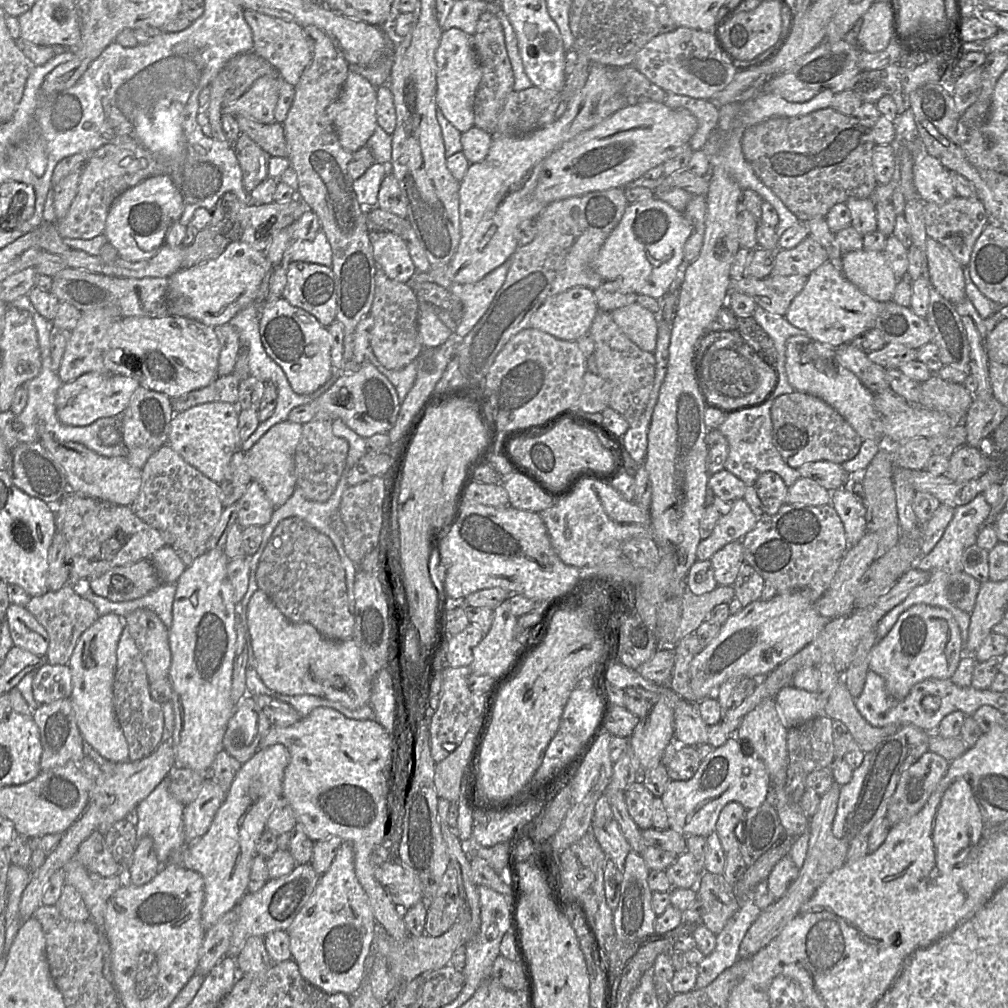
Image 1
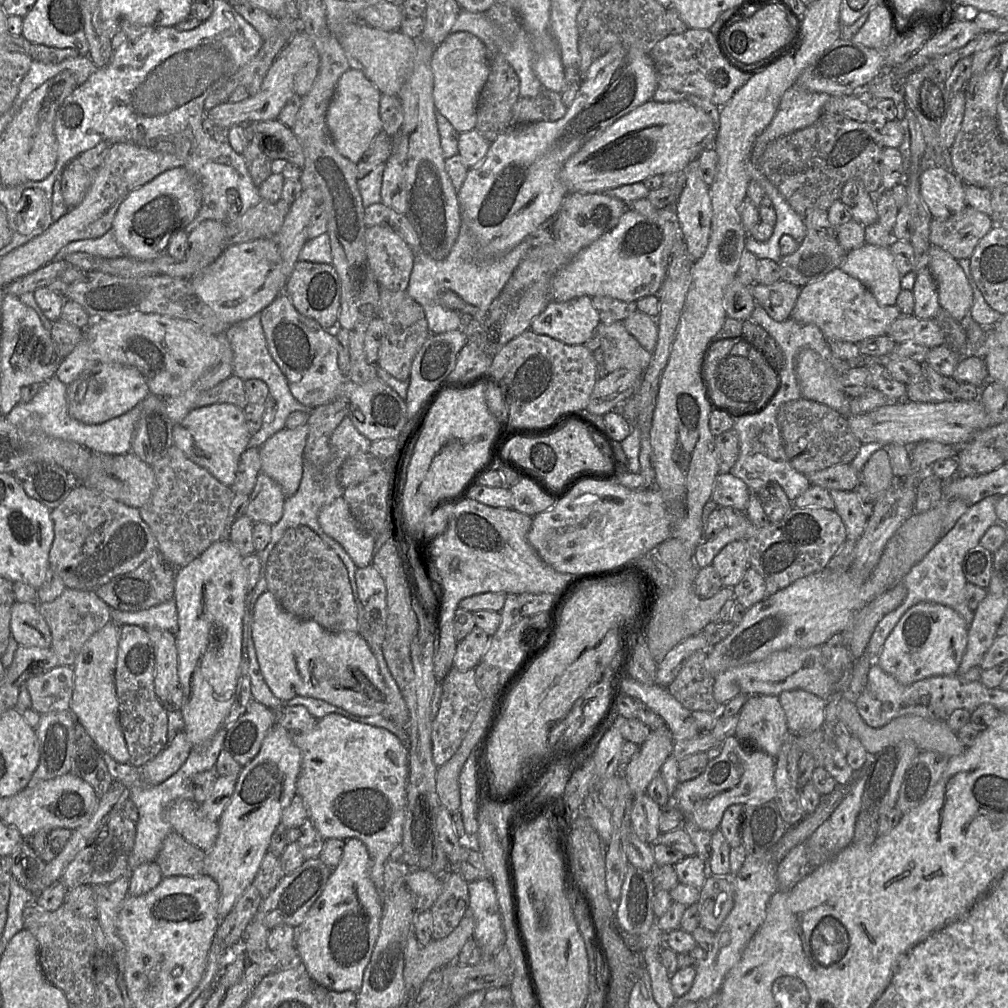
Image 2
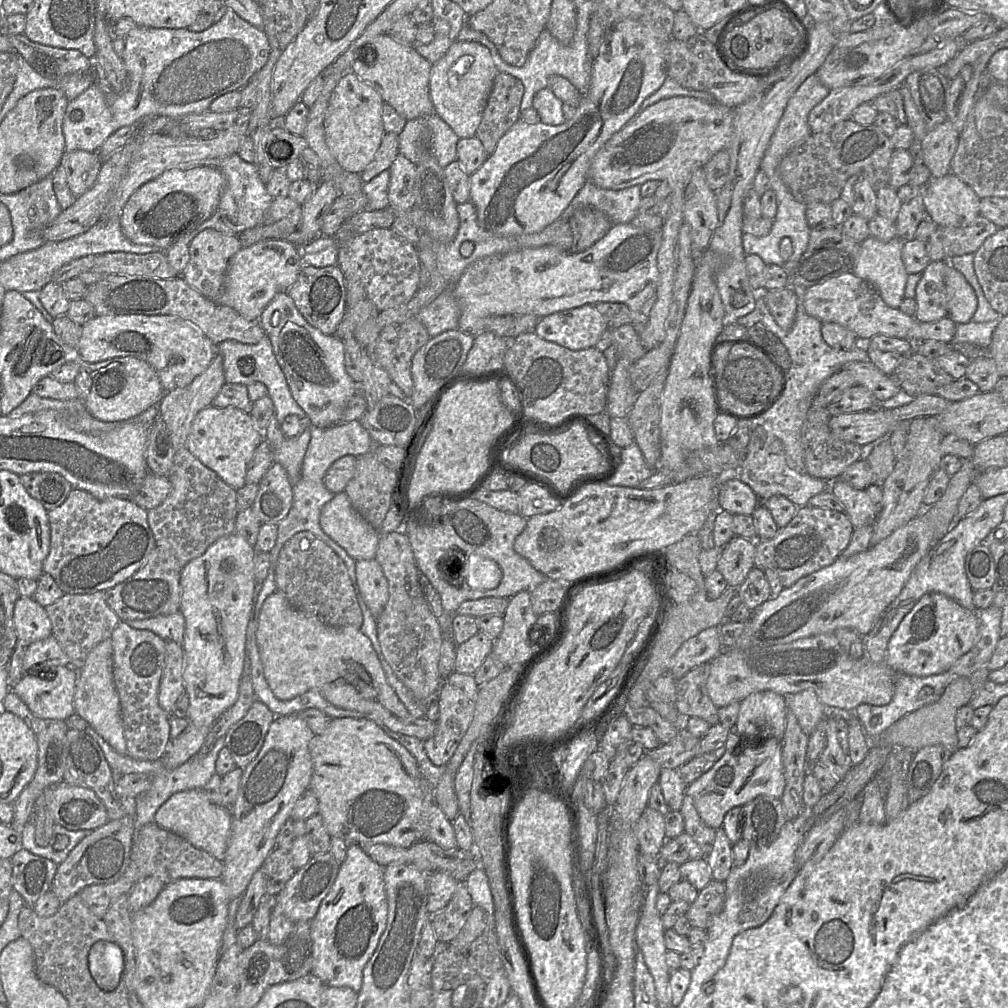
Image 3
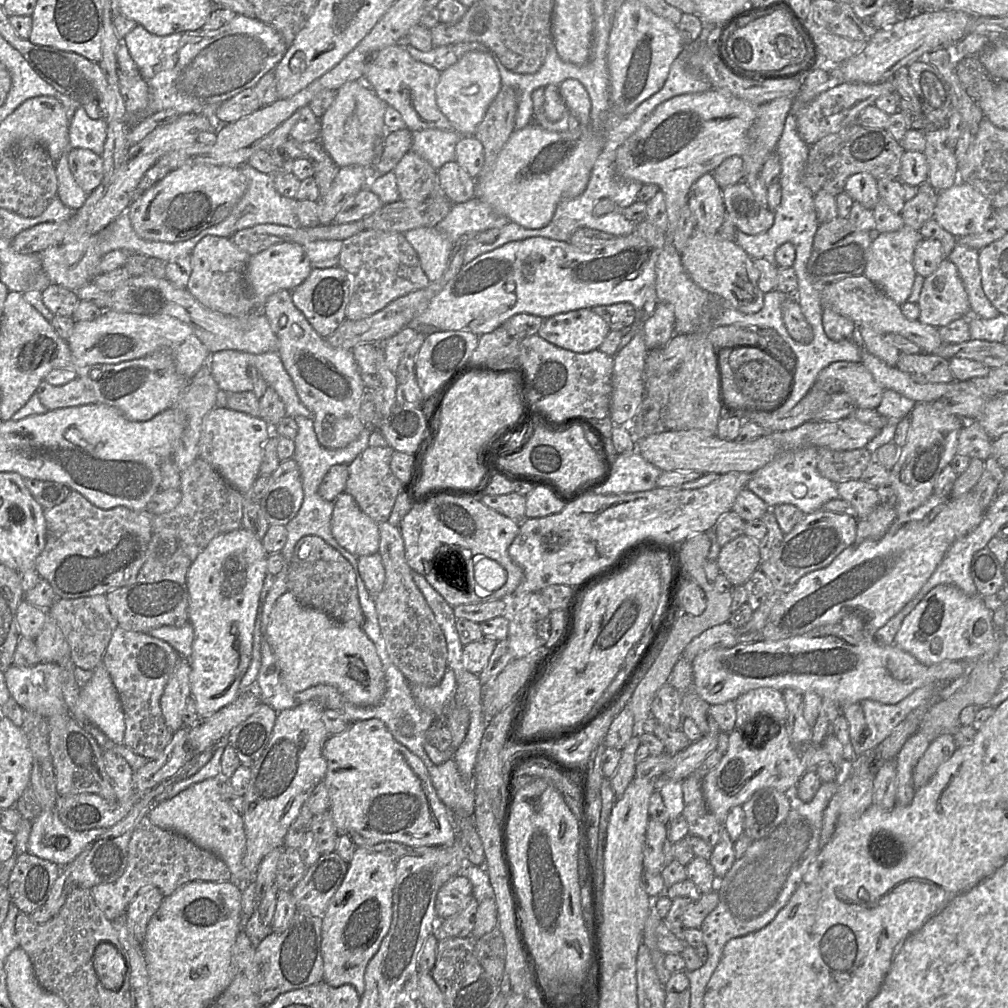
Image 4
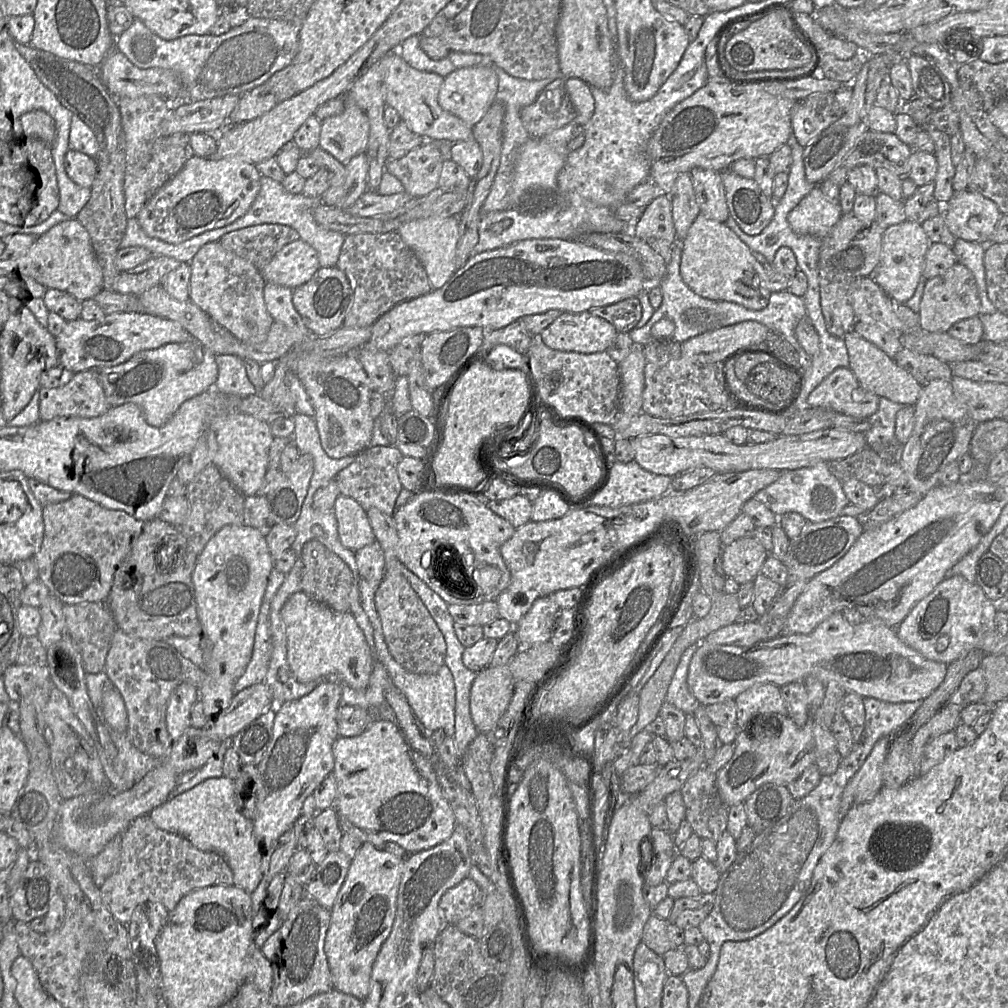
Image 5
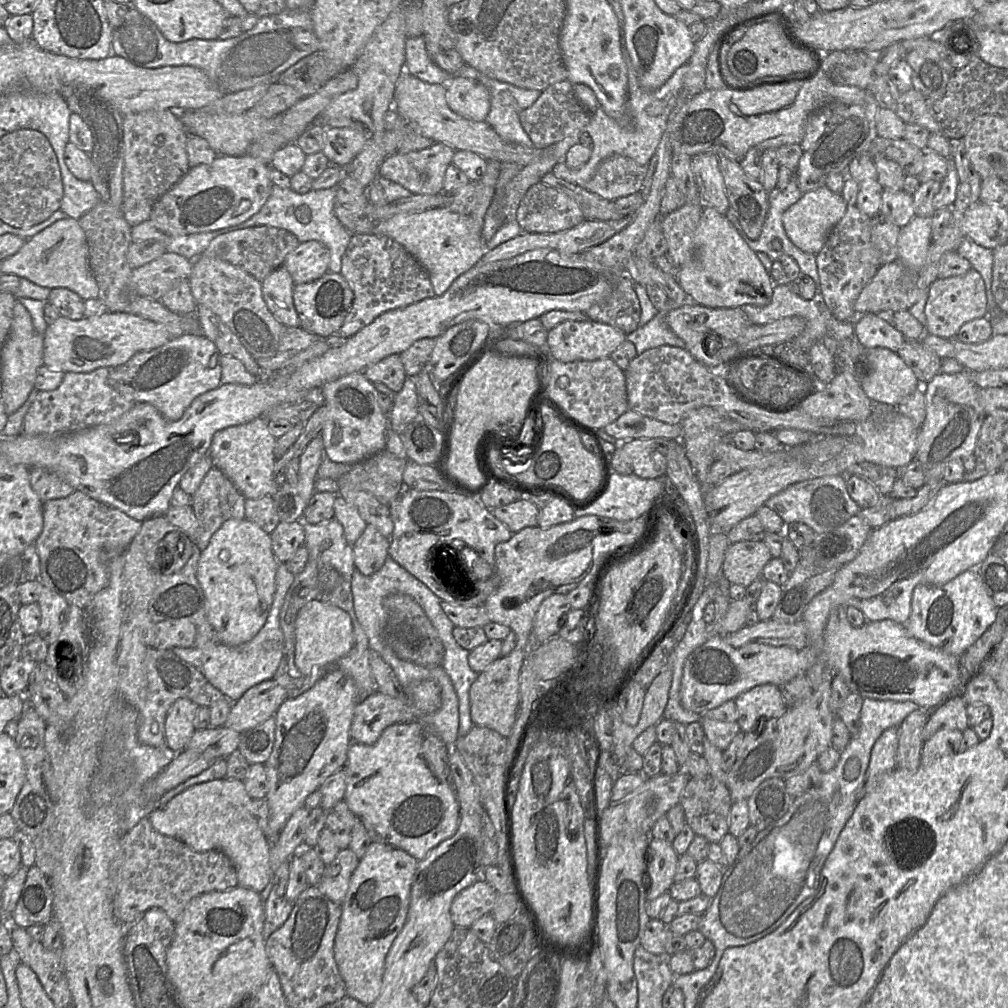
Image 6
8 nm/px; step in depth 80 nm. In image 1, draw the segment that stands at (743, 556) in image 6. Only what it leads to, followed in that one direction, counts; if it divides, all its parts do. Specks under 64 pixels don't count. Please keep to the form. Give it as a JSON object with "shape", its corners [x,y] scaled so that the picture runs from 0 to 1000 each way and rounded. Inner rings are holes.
{"shape":[[[735,537],[720,540],[704,554],[708,573],[712,581],[726,581],[738,559]]]}

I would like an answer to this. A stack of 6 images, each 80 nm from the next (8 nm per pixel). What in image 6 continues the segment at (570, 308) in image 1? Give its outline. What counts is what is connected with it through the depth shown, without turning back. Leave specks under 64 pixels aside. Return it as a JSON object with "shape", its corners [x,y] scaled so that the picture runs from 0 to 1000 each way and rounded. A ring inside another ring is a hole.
{"shape":[[[560,318],[544,328],[543,342],[547,354],[564,360],[573,357],[588,358],[605,352],[622,336],[622,332],[606,322],[588,318]]]}

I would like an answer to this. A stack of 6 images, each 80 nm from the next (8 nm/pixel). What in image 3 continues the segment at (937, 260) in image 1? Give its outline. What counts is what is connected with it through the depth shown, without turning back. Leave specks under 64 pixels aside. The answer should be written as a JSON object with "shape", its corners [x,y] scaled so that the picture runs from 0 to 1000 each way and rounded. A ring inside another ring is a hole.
{"shape":[[[939,257],[937,269],[940,313],[948,321],[959,320],[969,307],[969,295],[956,273]]]}

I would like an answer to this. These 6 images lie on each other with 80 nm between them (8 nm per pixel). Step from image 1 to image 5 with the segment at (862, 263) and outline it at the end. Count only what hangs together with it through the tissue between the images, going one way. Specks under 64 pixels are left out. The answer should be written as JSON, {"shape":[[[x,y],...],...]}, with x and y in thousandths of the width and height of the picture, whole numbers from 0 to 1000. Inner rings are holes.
{"shape":[[[899,218],[878,227],[873,259],[863,275],[888,301],[897,302],[906,295],[916,275],[918,253],[923,242],[915,223],[910,220]]]}

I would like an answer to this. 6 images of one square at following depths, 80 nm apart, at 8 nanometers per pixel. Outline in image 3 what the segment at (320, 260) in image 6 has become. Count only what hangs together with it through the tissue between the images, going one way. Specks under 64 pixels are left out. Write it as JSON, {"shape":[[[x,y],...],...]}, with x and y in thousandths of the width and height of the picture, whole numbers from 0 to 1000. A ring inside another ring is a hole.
{"shape":[[[265,237],[240,245],[226,261],[222,288],[213,300],[231,306],[245,317],[256,317],[273,293],[293,281],[302,263],[300,254],[299,245],[282,237]]]}

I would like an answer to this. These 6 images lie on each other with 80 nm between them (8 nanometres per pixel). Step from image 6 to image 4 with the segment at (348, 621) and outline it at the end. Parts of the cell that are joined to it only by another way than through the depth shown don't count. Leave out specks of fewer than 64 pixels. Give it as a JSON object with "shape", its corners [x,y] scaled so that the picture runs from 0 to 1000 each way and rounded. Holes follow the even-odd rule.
{"shape":[[[288,586],[279,590],[272,600],[265,635],[275,653],[280,677],[289,687],[325,679],[355,700],[373,699],[382,688],[377,653],[359,622],[332,616],[321,607],[301,600]]]}

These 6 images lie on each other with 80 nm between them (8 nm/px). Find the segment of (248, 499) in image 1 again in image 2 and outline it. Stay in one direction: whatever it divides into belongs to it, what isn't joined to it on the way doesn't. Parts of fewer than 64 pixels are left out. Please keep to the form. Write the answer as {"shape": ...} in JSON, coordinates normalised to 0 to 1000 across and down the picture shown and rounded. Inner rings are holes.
{"shape":[[[262,469],[257,470],[254,481],[247,491],[243,511],[253,519],[272,521],[281,512],[284,493],[279,483]]]}

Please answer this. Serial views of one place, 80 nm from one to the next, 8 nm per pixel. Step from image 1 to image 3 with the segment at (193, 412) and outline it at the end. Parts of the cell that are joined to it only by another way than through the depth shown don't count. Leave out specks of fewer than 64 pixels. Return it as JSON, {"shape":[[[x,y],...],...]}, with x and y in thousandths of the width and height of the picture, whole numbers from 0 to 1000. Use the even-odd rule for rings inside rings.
{"shape":[[[207,403],[192,415],[185,444],[233,486],[244,481],[245,462],[256,441],[263,437],[248,411],[233,404]]]}

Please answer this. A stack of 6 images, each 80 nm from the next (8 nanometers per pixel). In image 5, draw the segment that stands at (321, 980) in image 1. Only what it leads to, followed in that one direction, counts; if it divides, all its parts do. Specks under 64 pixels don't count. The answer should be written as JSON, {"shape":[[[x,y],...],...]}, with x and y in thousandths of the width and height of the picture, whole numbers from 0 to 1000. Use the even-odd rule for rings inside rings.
{"shape":[[[360,836],[350,850],[342,874],[327,902],[321,943],[331,981],[359,994],[366,986],[372,951],[387,928],[392,913],[401,852],[377,843],[369,836]]]}

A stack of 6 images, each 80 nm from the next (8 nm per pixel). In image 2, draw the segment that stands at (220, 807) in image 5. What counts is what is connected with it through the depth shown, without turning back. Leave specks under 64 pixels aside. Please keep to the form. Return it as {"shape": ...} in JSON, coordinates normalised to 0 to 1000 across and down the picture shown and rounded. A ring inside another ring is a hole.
{"shape":[[[175,794],[163,806],[163,812],[172,824],[195,841],[206,844],[215,832],[216,815],[199,812],[197,799],[192,794]]]}

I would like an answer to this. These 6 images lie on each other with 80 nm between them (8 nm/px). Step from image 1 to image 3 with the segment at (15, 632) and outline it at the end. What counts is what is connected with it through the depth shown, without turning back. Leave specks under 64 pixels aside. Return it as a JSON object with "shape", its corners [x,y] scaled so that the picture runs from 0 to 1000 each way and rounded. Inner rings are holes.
{"shape":[[[20,592],[17,595],[14,619],[20,637],[32,639],[52,630],[52,619],[45,603],[33,593]]]}

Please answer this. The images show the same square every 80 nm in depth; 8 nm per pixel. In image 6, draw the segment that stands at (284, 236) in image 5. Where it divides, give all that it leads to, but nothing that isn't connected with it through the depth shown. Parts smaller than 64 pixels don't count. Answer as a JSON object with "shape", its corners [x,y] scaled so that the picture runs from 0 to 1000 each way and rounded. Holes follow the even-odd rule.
{"shape":[[[250,224],[215,234],[208,240],[201,252],[205,255],[226,260],[261,280],[271,268],[281,262],[284,254],[296,242],[297,239],[293,233],[285,228],[269,224]]]}

